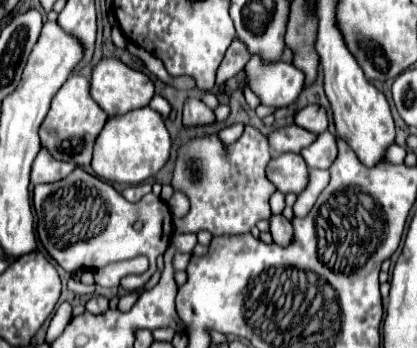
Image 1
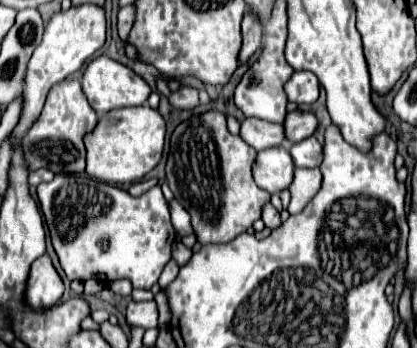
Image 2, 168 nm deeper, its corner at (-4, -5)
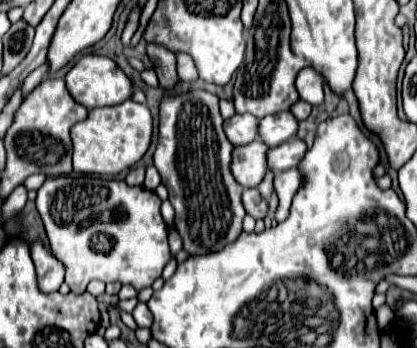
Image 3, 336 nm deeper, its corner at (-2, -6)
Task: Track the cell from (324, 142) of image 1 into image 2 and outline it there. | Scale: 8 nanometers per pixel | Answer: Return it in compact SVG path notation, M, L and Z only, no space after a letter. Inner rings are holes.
M308 137L300 143L290 145L290 155L294 167L320 167L322 145L316 141L316 137Z

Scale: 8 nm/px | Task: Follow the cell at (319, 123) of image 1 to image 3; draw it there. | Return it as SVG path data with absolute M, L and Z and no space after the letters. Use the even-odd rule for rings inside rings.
M292 112L270 114L260 120L260 138L270 148L280 146L282 142L294 138L296 132L298 132L298 120Z

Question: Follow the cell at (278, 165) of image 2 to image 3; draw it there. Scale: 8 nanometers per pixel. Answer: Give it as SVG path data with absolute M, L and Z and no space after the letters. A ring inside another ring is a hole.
M254 140L246 146L236 146L232 154L232 174L236 182L244 188L258 188L264 176L270 172L266 168L268 146L262 140Z

